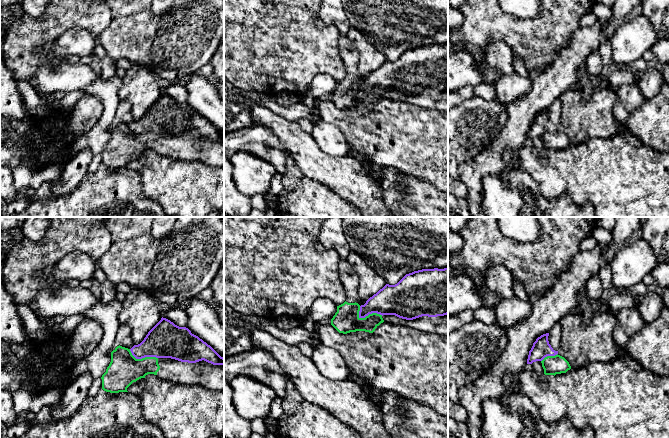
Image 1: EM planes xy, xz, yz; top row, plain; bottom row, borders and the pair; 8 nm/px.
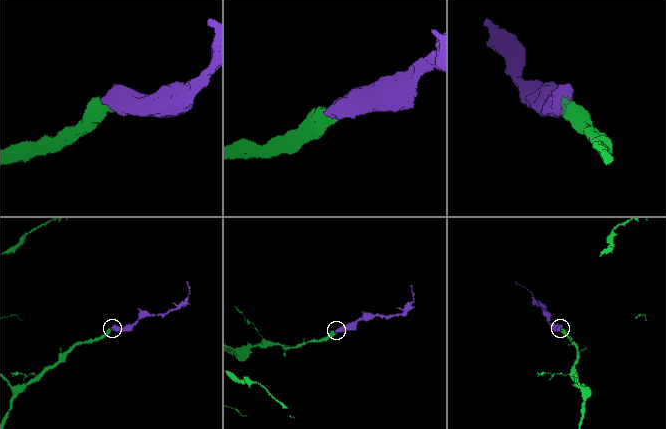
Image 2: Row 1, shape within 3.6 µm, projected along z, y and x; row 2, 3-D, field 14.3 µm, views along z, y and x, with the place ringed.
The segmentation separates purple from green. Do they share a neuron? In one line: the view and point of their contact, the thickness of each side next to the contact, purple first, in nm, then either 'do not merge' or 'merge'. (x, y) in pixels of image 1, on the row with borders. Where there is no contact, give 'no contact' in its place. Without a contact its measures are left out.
xz (366, 315) | 240/200 nm | do not merge

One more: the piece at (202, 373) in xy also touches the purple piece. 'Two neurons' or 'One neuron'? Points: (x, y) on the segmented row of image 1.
Two neurons

